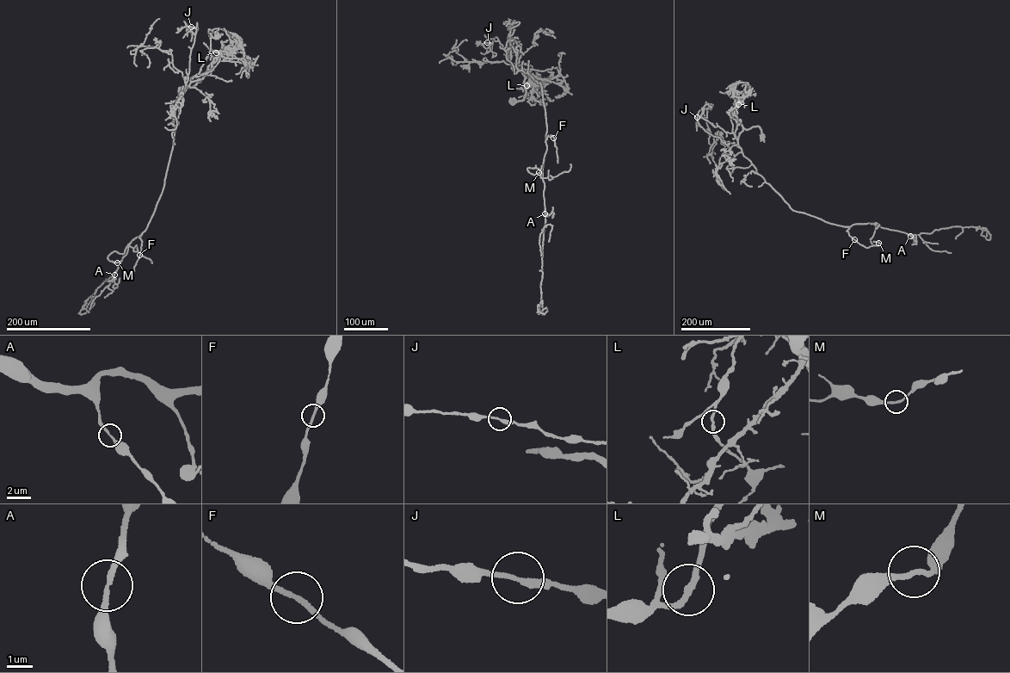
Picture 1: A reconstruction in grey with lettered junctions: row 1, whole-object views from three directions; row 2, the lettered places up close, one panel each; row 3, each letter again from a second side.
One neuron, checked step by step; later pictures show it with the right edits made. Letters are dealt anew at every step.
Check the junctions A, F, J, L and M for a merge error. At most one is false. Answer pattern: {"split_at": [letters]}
{"split_at": []}

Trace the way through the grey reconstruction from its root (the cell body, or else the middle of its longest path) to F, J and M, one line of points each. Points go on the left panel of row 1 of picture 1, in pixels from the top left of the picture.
F: (181, 89), (191, 88), (203, 77), (190, 83), (177, 101), (164, 183), (138, 237), (139, 255)
J: (181, 89), (191, 88), (203, 77), (193, 81), (181, 93), (187, 81), (196, 32), (195, 27), (191, 27)
M: (181, 89), (203, 77), (178, 98), (162, 193), (141, 237), (123, 253), (107, 256), (117, 262)

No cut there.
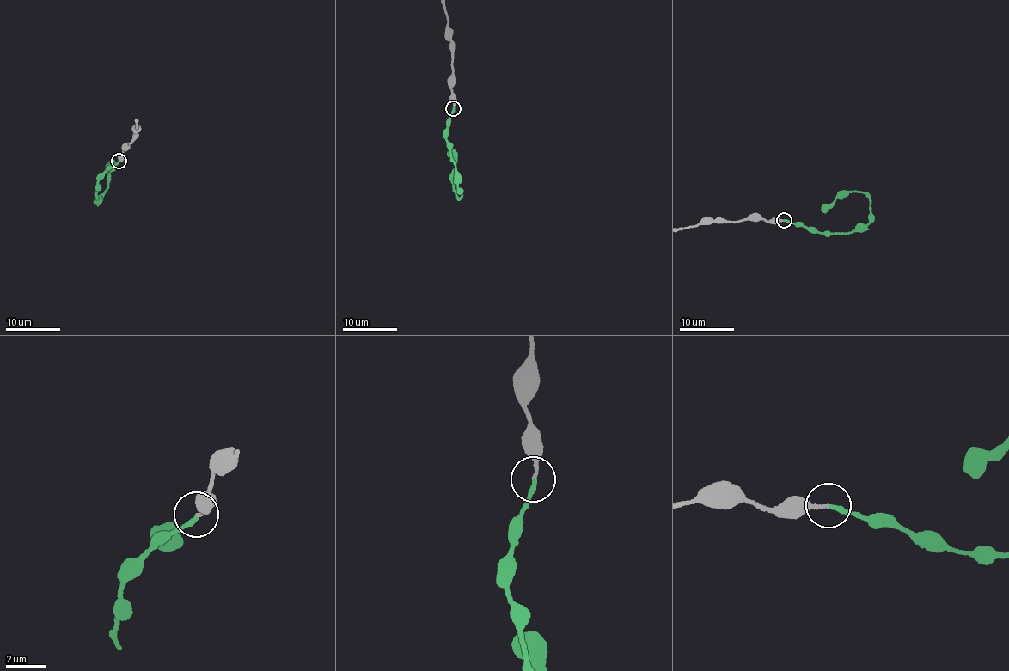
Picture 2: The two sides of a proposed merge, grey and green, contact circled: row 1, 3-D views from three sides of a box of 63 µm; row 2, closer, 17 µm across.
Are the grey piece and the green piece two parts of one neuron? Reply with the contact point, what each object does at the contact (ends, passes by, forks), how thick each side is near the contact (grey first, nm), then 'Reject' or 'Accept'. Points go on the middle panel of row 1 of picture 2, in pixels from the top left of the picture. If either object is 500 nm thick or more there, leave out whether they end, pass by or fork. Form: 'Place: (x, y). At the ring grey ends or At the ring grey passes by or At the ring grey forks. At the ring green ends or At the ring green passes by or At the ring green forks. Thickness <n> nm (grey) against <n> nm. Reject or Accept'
Place: (453, 108). At the ring grey ends. At the ring green ends. Thickness 150 nm (grey) against 240 nm. Accept

